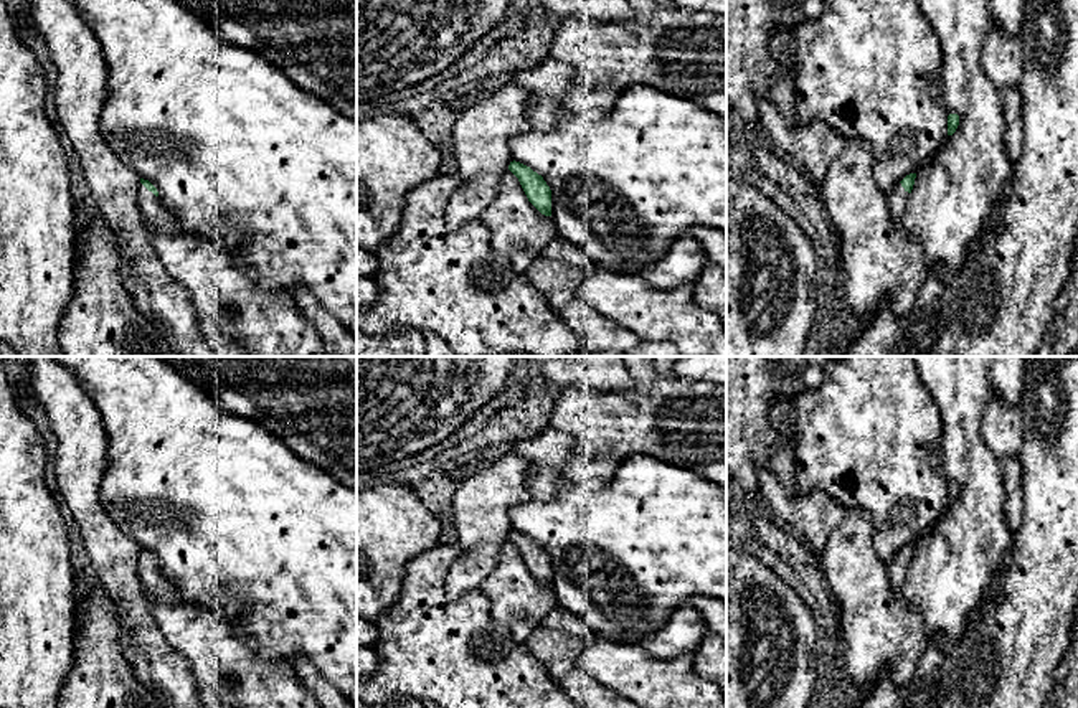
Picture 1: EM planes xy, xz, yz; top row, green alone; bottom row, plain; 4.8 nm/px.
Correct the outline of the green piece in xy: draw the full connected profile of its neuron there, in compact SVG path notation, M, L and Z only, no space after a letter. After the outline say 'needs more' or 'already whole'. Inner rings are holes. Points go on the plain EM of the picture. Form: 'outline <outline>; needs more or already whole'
outline M140 548L137 571L144 591L147 591L155 602L163 604L183 602L182 592L163 574L163 571L158 568L157 558L149 550Z; needs more

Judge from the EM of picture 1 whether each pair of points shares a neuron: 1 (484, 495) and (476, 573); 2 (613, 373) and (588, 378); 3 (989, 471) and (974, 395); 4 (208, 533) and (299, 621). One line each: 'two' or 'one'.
1: one
2: one
3: one
4: one

